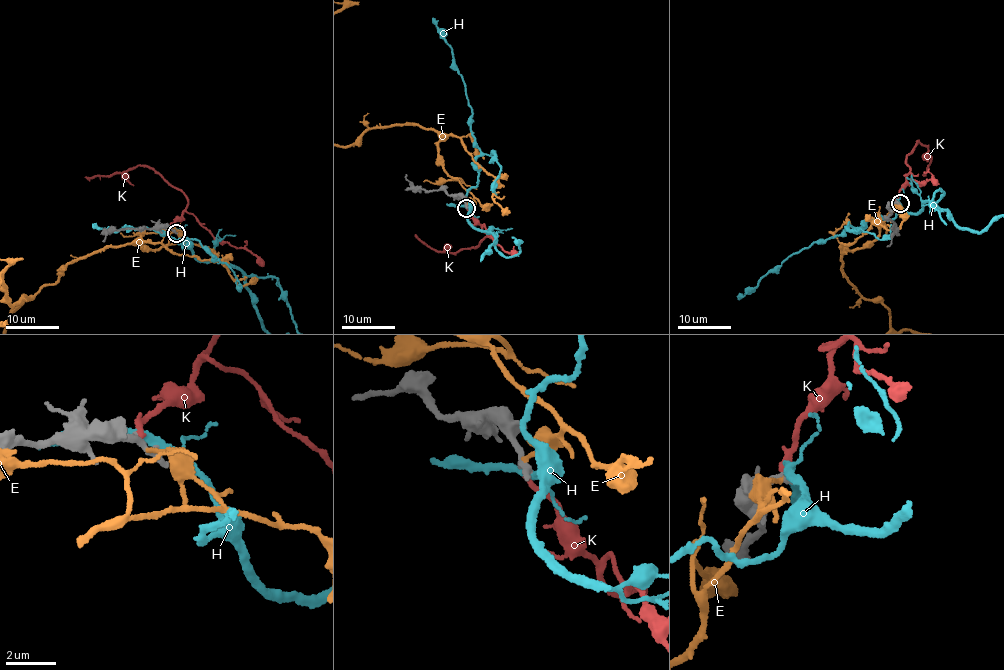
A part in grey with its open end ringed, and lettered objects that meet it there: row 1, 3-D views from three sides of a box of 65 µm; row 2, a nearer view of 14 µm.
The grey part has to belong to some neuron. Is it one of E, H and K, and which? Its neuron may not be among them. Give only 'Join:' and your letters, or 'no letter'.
Join: no letter

